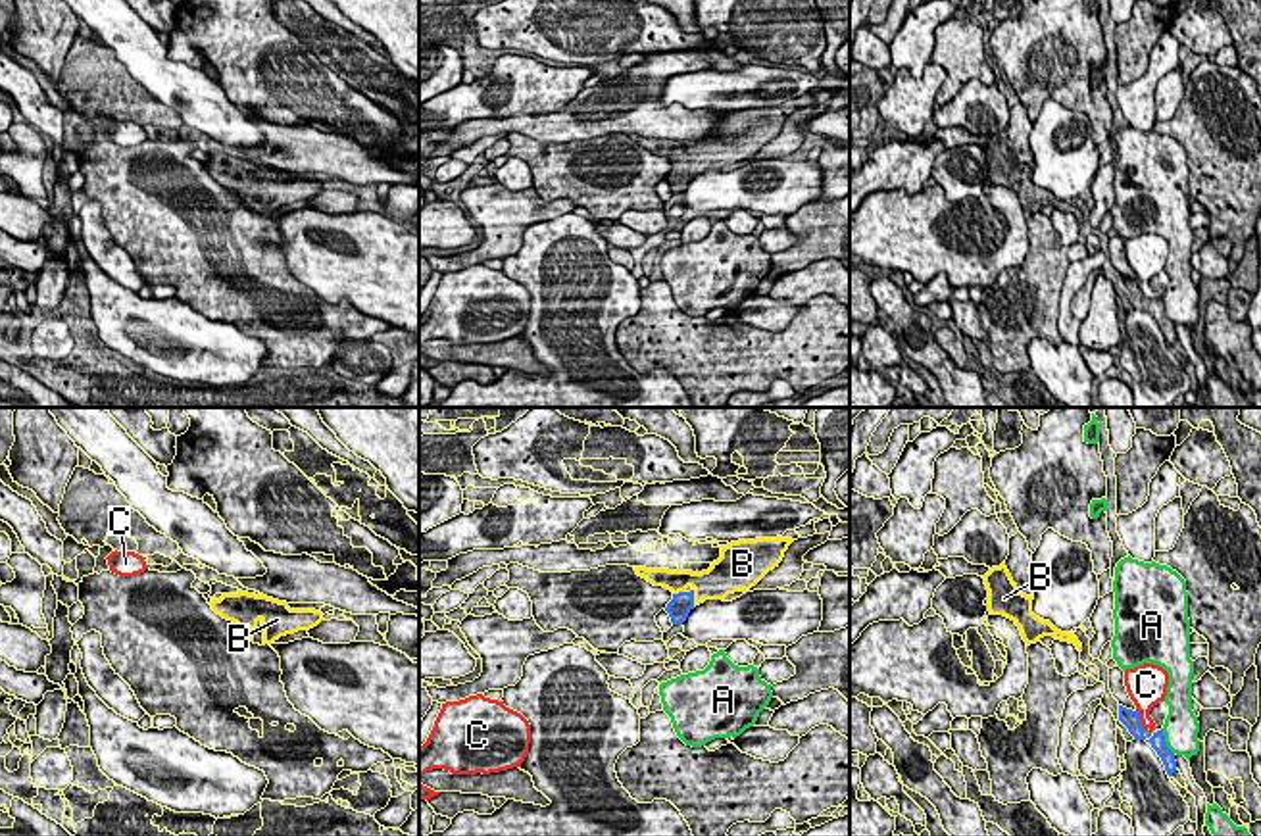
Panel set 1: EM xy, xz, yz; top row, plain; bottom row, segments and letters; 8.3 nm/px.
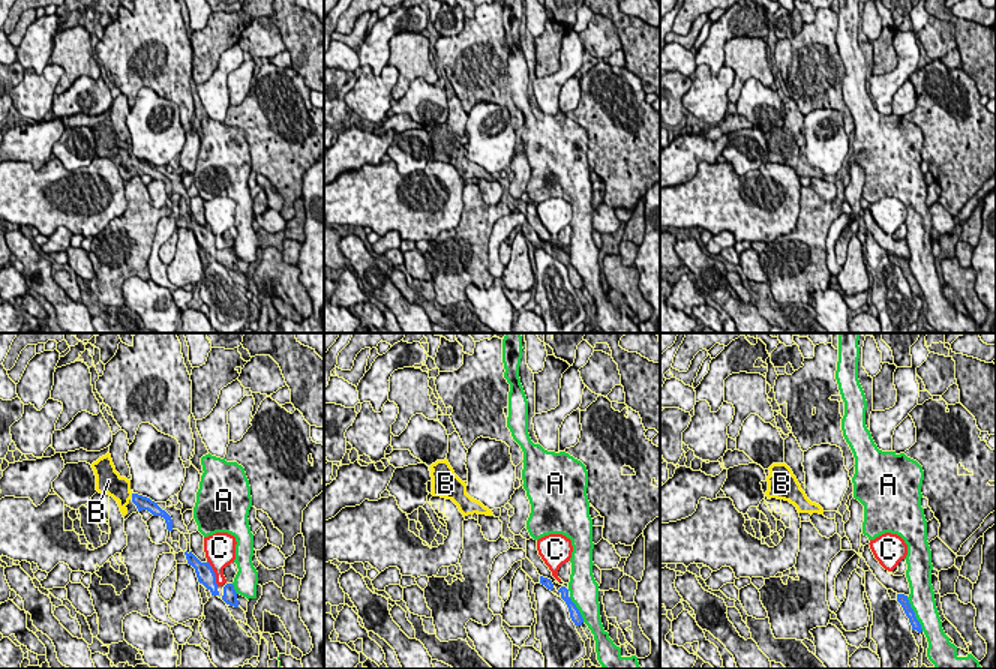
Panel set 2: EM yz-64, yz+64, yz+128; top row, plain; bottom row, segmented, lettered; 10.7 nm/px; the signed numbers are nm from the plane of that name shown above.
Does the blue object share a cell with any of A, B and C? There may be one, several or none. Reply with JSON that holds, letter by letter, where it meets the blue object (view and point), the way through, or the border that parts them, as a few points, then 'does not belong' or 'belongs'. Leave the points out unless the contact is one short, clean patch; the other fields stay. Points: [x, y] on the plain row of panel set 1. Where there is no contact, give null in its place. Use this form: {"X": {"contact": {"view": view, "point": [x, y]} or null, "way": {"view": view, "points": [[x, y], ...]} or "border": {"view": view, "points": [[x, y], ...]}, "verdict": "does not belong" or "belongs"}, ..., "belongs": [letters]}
{"A": {"contact": {"view": "yz", "point": [1163, 312]}, "verdict": "does not belong"}, "B": {"contact": {"view": "xz", "point": [692, 168]}, "verdict": "belongs"}, "C": {"contact": {"view": "yz", "point": [1138, 289]}, "border": {"view": "yz", "points": [[1137, 279], [1144, 296]]}, "verdict": "does not belong"}, "belongs": ["B"]}

